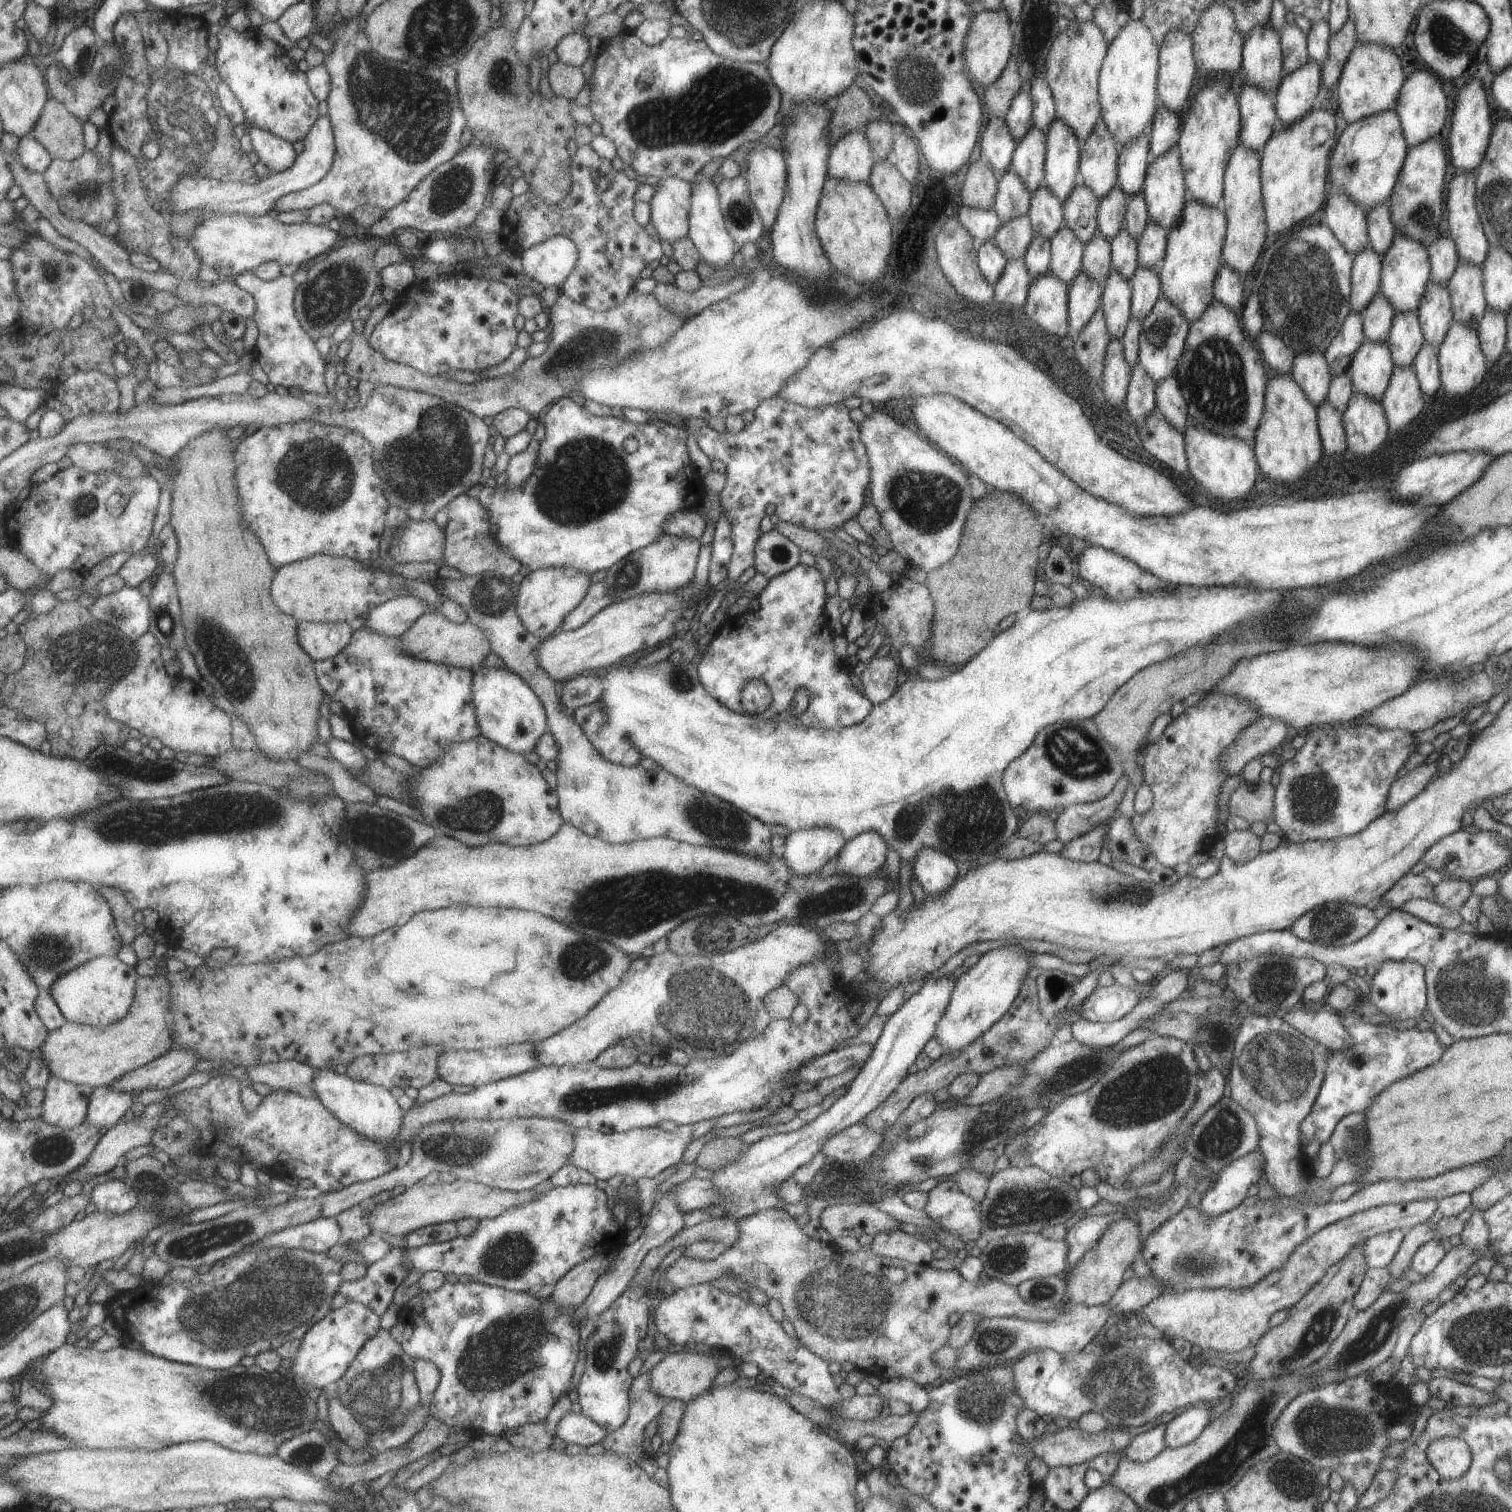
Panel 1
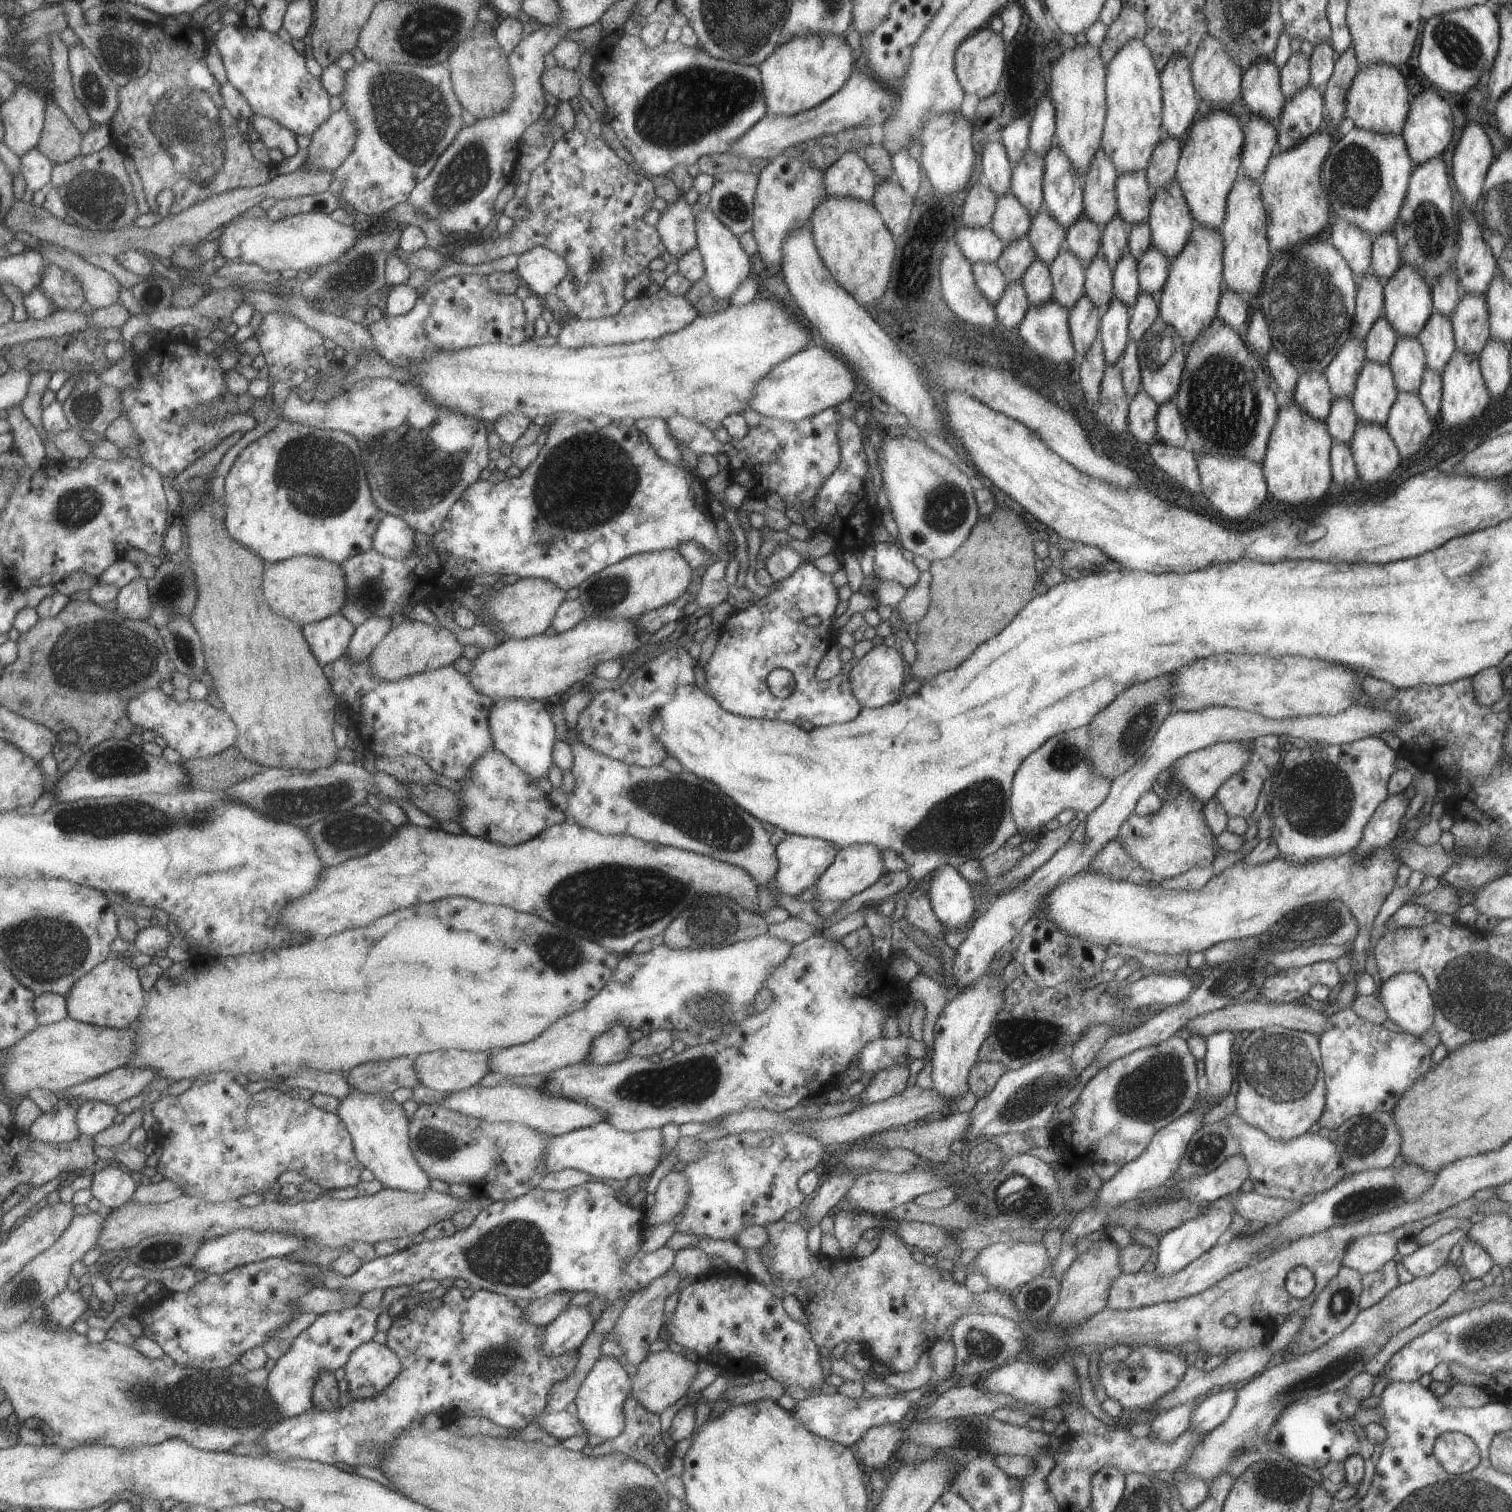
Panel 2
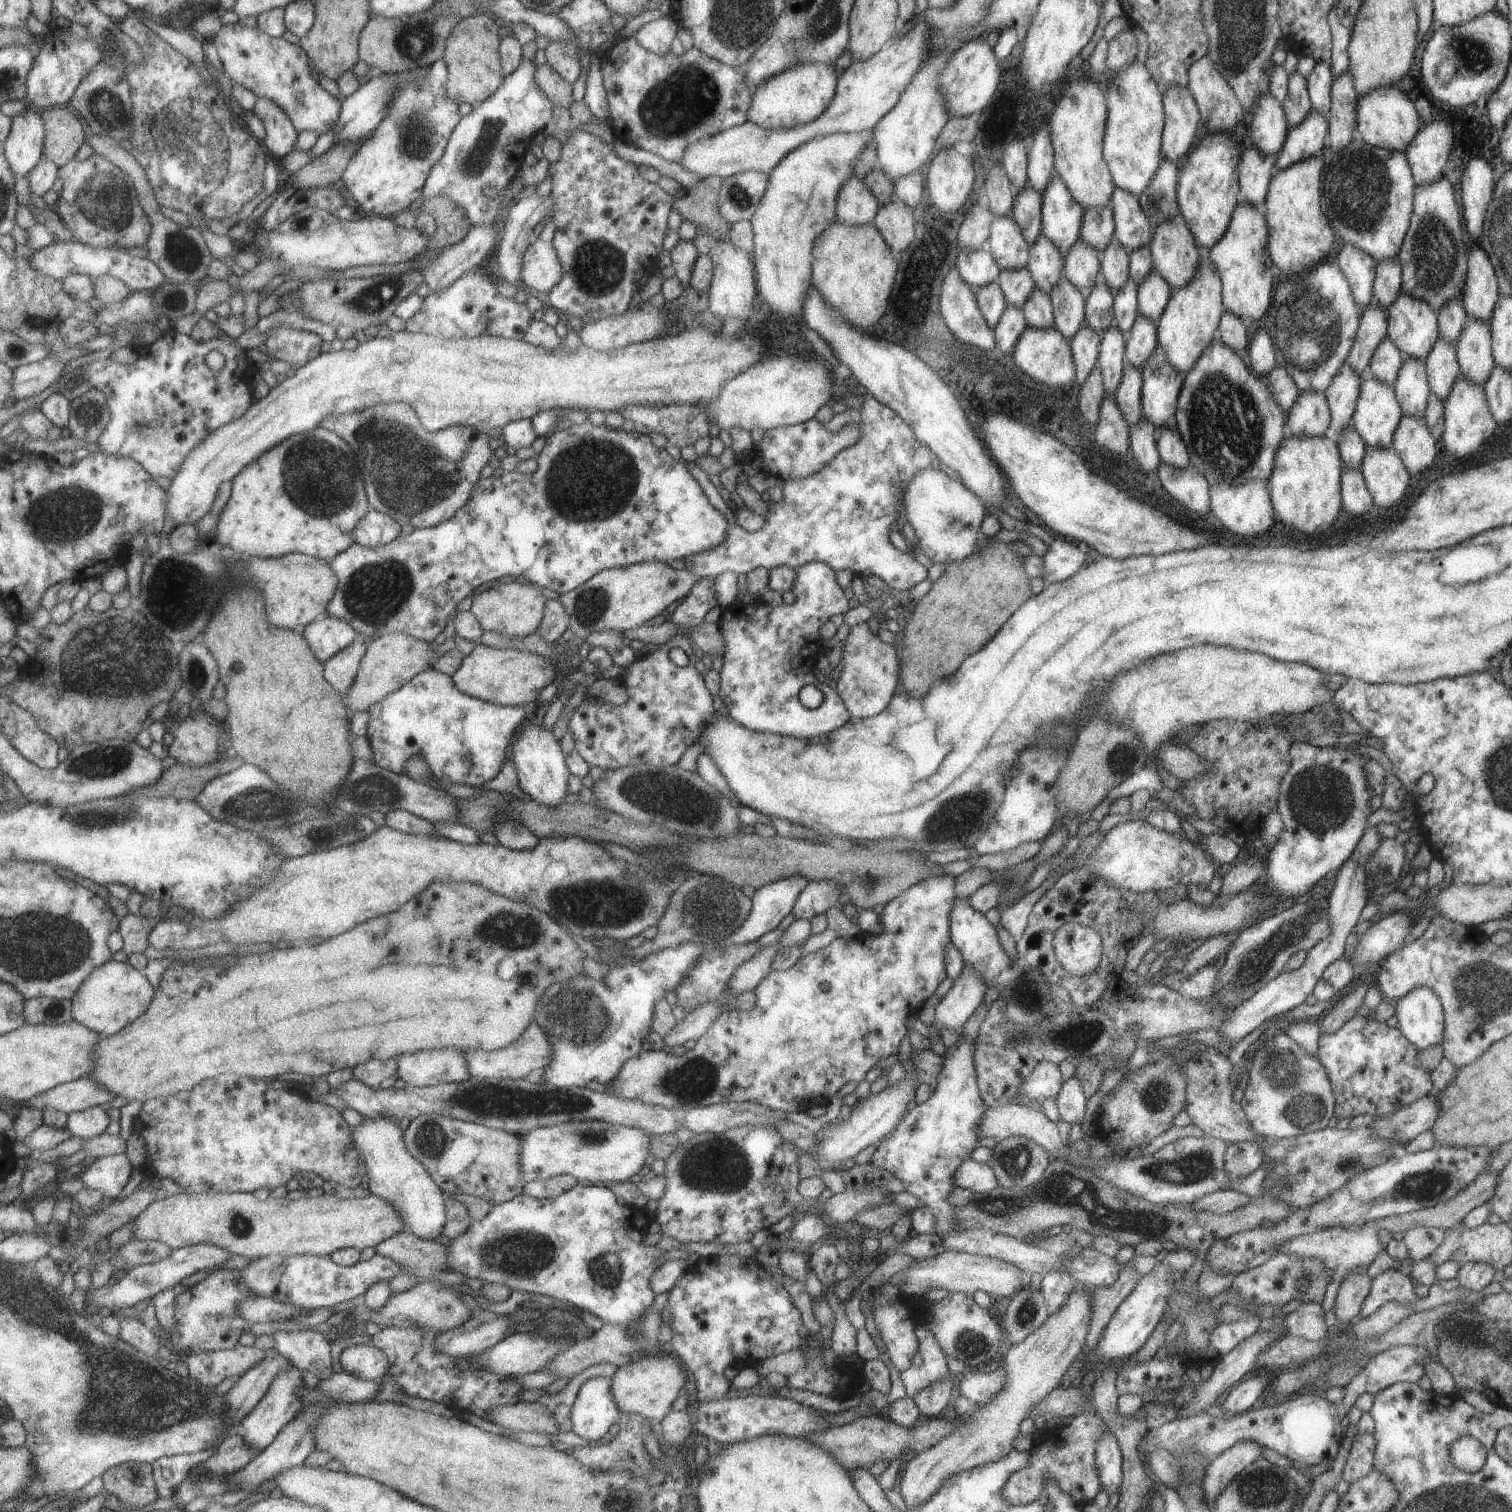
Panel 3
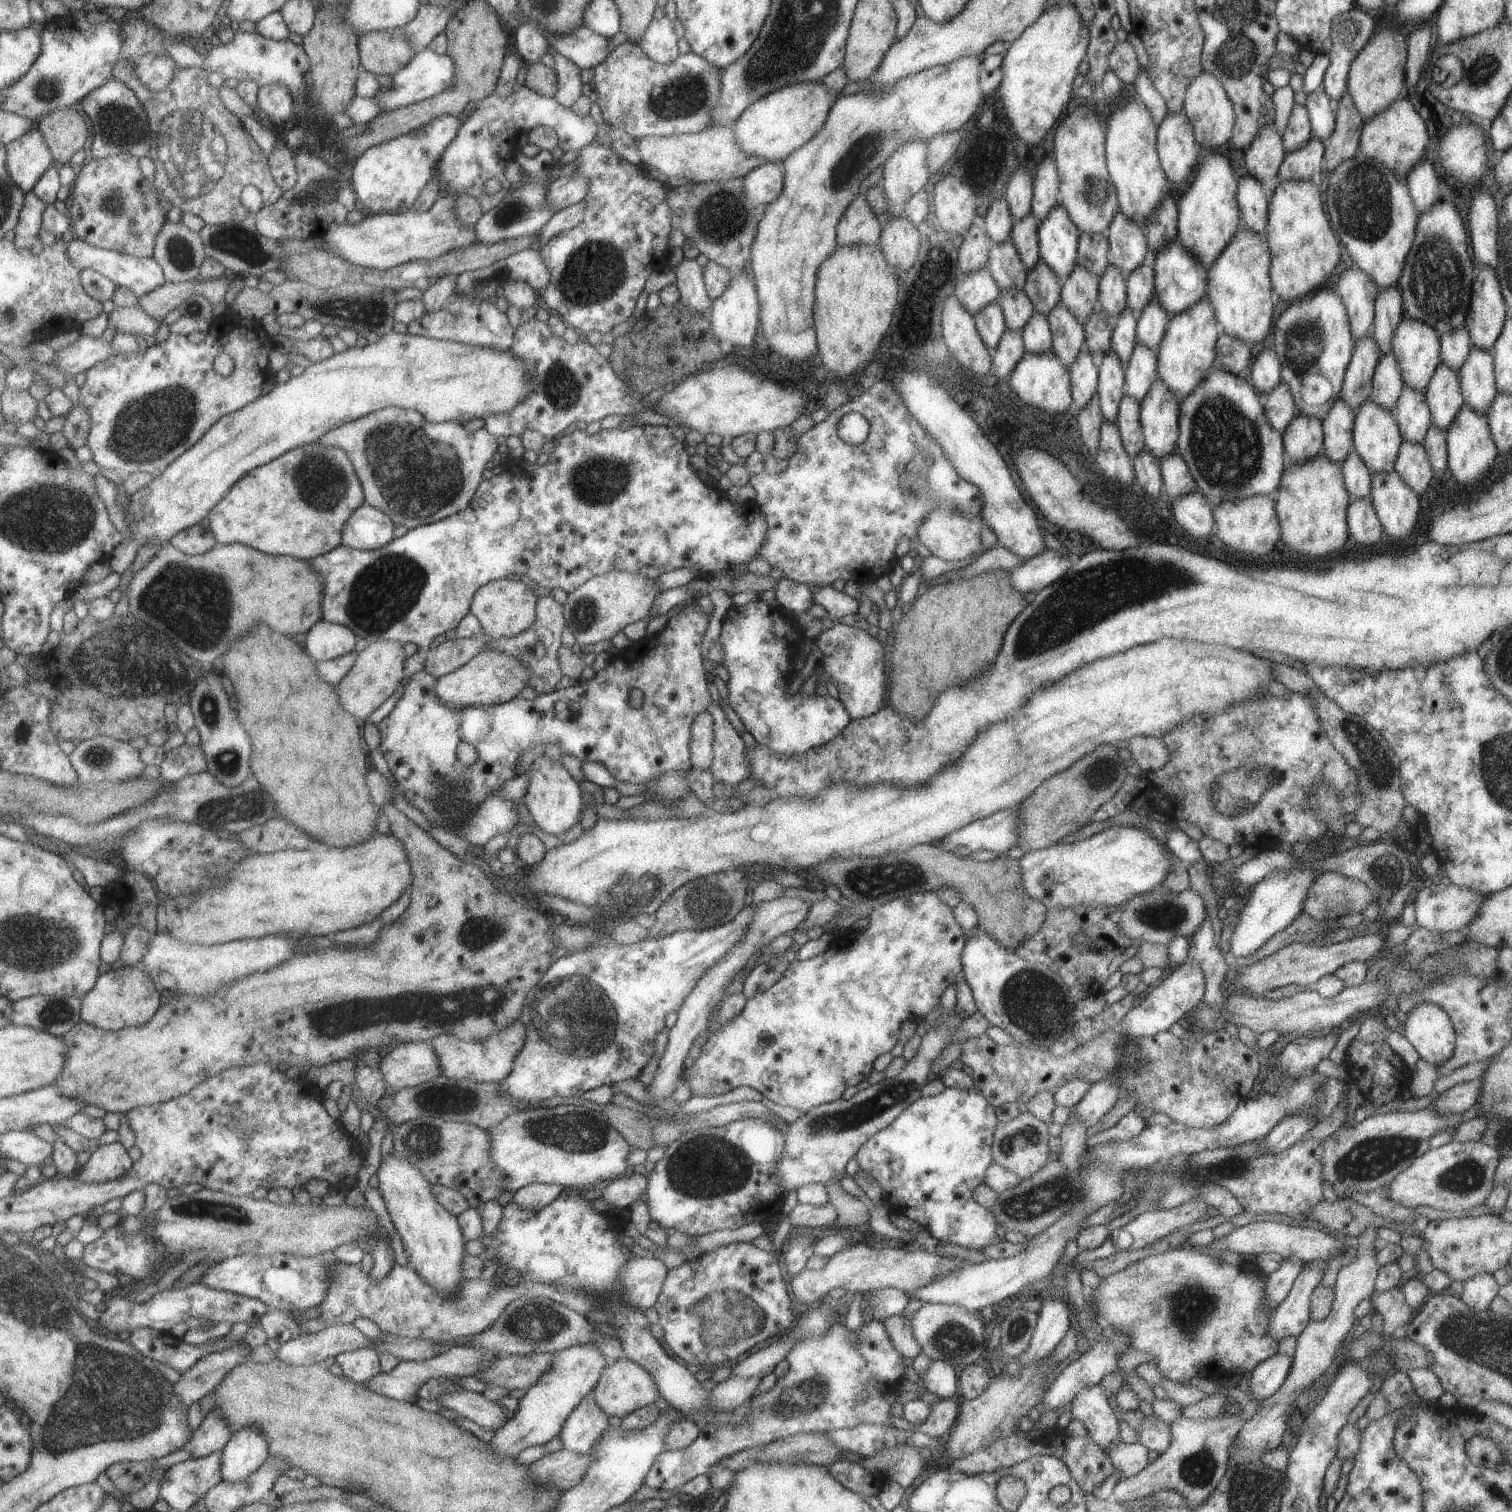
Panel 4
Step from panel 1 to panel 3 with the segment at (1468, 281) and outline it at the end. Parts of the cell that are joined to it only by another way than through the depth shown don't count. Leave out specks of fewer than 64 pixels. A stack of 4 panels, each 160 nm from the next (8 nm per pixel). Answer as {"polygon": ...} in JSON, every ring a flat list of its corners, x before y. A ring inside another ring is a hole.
{"polygon":[[1467,315,1463,330,1454,345,1460,374,1482,388,1492,366,1495,365,1490,326,1485,321,1478,321]]}

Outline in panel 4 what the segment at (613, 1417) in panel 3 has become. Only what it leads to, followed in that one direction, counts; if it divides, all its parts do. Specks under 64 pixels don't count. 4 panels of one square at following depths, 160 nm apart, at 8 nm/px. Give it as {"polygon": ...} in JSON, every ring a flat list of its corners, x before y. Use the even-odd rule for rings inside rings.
{"polygon":[[587,1394,567,1416,558,1436,563,1449,583,1454,593,1447,593,1442,607,1426,609,1426,608,1417,593,1402,591,1395]]}

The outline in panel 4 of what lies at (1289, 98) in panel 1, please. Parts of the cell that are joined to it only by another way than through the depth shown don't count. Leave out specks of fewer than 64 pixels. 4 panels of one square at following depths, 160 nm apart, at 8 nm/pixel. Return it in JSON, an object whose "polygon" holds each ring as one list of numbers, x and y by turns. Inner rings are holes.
{"polygon":[[1311,135,1301,148,1285,153,1278,168,1278,177,1281,181,1311,179,1317,182,1323,166,1324,144]]}

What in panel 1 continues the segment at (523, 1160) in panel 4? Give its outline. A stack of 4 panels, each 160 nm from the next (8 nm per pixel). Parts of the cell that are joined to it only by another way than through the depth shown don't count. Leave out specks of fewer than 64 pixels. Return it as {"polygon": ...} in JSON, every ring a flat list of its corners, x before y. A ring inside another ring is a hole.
{"polygon":[[748,1110,730,1112,706,1121,699,1121,690,1125,677,1125,673,1131,663,1131,656,1127,638,1128,625,1132,601,1133,588,1128,574,1129,573,1150,568,1156,567,1163,592,1174,599,1184,613,1182,617,1176,629,1176,633,1180,652,1179,658,1172,667,1167,676,1167,681,1162,685,1148,693,1140,697,1140,711,1129,719,1126,733,1126,741,1123,765,1118,772,1110]]}

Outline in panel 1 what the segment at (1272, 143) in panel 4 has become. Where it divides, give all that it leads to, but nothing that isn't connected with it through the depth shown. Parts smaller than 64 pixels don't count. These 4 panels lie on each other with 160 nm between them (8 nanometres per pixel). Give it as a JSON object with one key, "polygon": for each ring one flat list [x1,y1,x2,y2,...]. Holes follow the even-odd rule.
{"polygon":[[1267,22,1266,25,1253,25,1248,35,1244,36,1242,44,1242,63,1240,66,1243,66,1243,70,1245,70,1247,82,1255,85,1258,89,1265,89,1273,94,1283,76,1282,60,1280,36,1272,24]]}

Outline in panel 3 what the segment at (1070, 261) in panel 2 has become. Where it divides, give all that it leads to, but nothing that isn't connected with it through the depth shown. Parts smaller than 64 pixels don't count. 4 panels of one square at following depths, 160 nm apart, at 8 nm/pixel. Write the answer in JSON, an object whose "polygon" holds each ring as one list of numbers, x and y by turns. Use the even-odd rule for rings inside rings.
{"polygon":[[1063,275,1058,278,1048,295,1052,306,1053,326,1061,334,1061,338,1070,342,1077,334,1077,328,1084,325,1085,298,1080,289,1075,288]]}

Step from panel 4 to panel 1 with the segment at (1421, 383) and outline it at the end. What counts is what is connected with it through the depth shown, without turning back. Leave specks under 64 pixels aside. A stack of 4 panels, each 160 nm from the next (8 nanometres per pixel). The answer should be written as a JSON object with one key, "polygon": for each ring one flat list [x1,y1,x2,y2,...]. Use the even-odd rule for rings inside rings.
{"polygon":[[1396,230,1391,244,1382,254,1381,260,1379,292,1389,301,1395,313,1417,309,1430,274,1430,262,1425,246,1406,234,1397,233]]}

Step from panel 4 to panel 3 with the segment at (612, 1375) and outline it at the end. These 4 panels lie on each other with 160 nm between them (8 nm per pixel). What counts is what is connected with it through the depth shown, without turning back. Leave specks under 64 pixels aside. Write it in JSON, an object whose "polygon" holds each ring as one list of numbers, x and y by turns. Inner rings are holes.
{"polygon":[[663,1352,655,1356,643,1356,635,1362,620,1366,611,1377,610,1386,619,1413,635,1413,648,1420,661,1422,671,1410,671,1402,682,1393,684,1374,679,1362,675,1362,672,1354]]}

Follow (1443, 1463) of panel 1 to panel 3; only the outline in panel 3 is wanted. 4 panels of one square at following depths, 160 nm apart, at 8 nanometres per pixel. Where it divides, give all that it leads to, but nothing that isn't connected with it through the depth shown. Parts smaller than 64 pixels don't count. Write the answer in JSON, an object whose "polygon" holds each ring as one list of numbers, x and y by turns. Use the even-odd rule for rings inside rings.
{"polygon":[[1459,1437,1448,1446,1448,1453,1453,1466,1466,1473,1481,1470,1486,1459,1485,1447,1473,1437]]}

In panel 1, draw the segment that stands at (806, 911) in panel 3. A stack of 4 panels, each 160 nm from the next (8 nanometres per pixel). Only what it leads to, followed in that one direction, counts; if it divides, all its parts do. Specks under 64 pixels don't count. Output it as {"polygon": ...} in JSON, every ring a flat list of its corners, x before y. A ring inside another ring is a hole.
{"polygon":[[860,832,839,849,835,873,847,873,858,877,875,877,881,874,887,845,879,833]]}

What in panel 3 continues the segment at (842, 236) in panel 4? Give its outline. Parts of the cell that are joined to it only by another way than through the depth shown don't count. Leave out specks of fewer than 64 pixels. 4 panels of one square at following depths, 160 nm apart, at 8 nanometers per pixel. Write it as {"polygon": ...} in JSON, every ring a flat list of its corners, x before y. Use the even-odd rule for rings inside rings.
{"polygon":[[849,176,841,183,835,202,836,220,841,225,873,224,873,219,879,210,879,204,873,198,873,194,862,180,855,176]]}

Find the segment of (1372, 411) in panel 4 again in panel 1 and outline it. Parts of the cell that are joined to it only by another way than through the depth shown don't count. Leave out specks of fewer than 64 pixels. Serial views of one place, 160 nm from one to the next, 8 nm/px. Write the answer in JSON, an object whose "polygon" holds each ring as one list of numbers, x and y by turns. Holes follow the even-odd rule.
{"polygon":[[1365,338,1354,350,1348,374,1353,392,1376,398,1384,393,1394,364,1386,342,1371,342]]}

